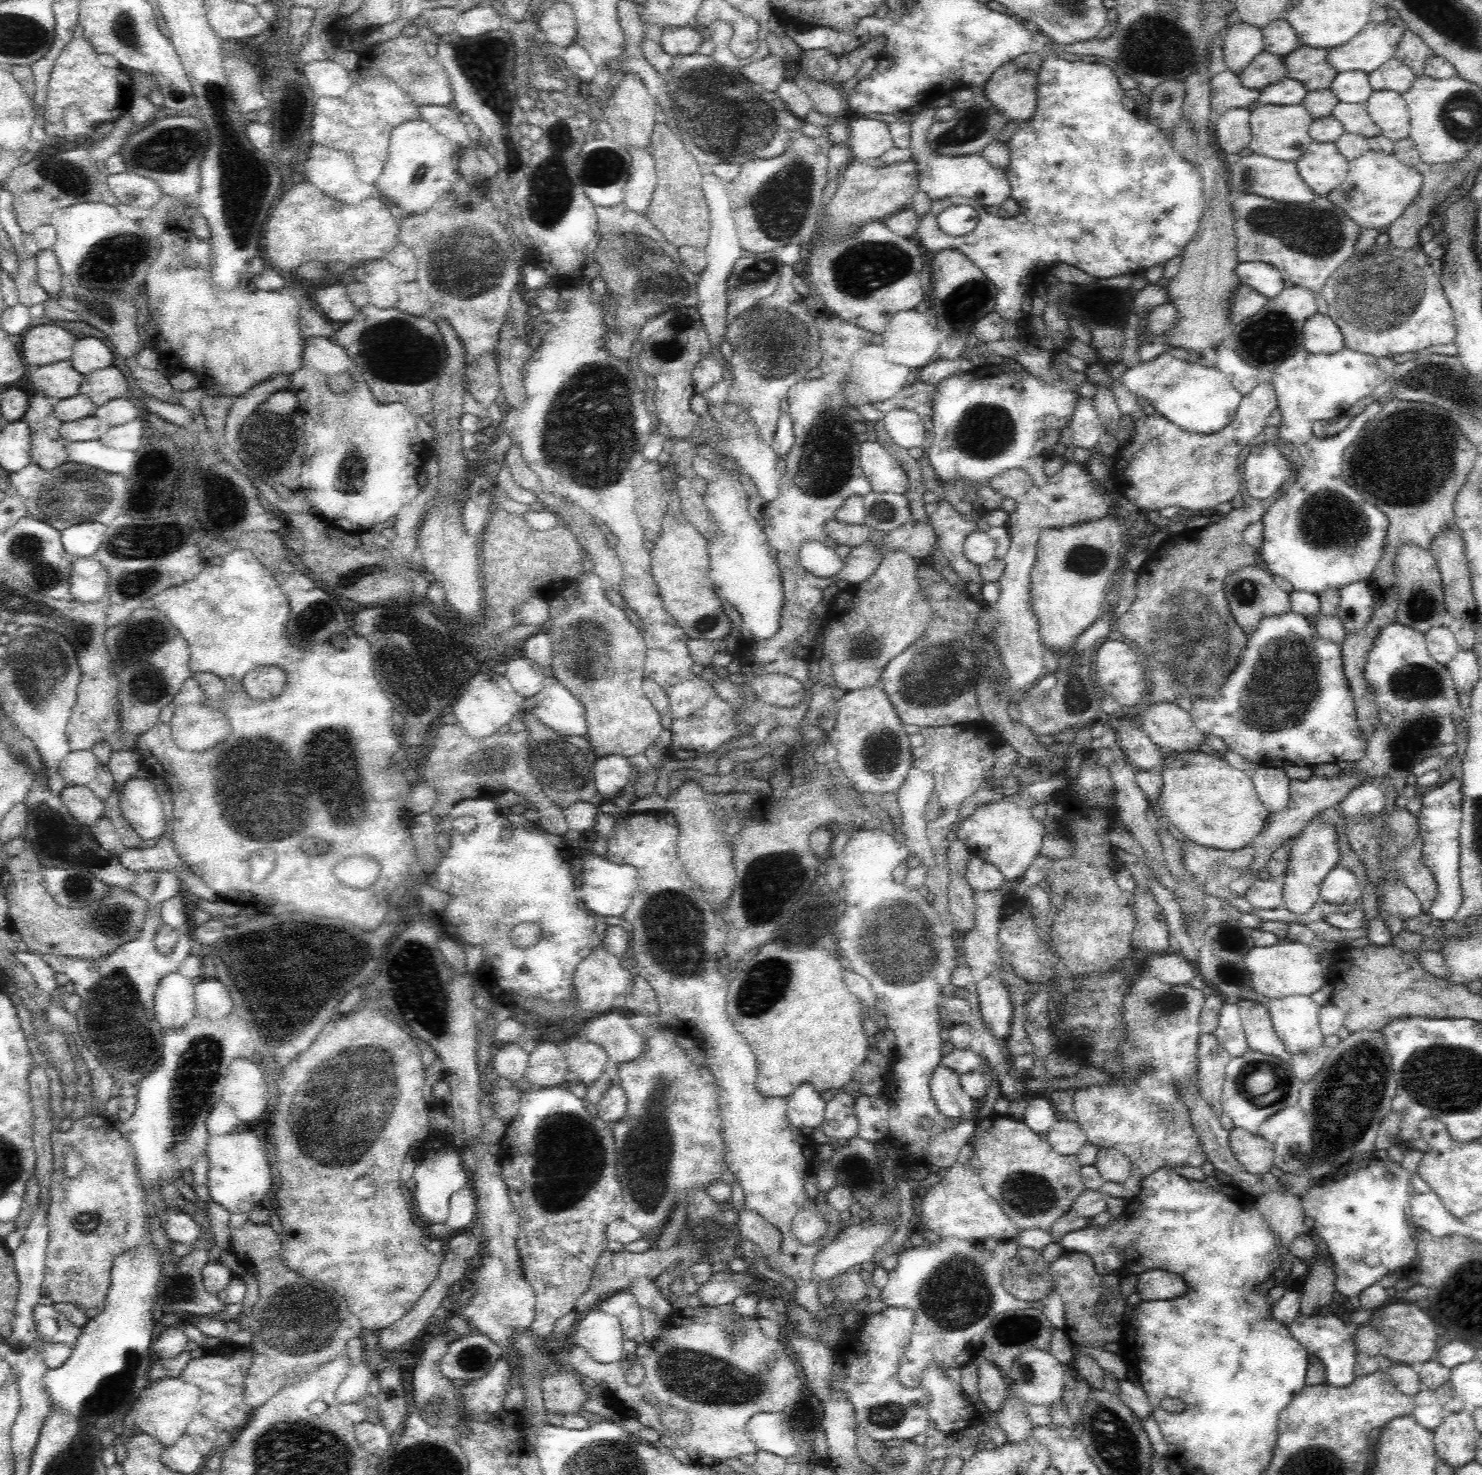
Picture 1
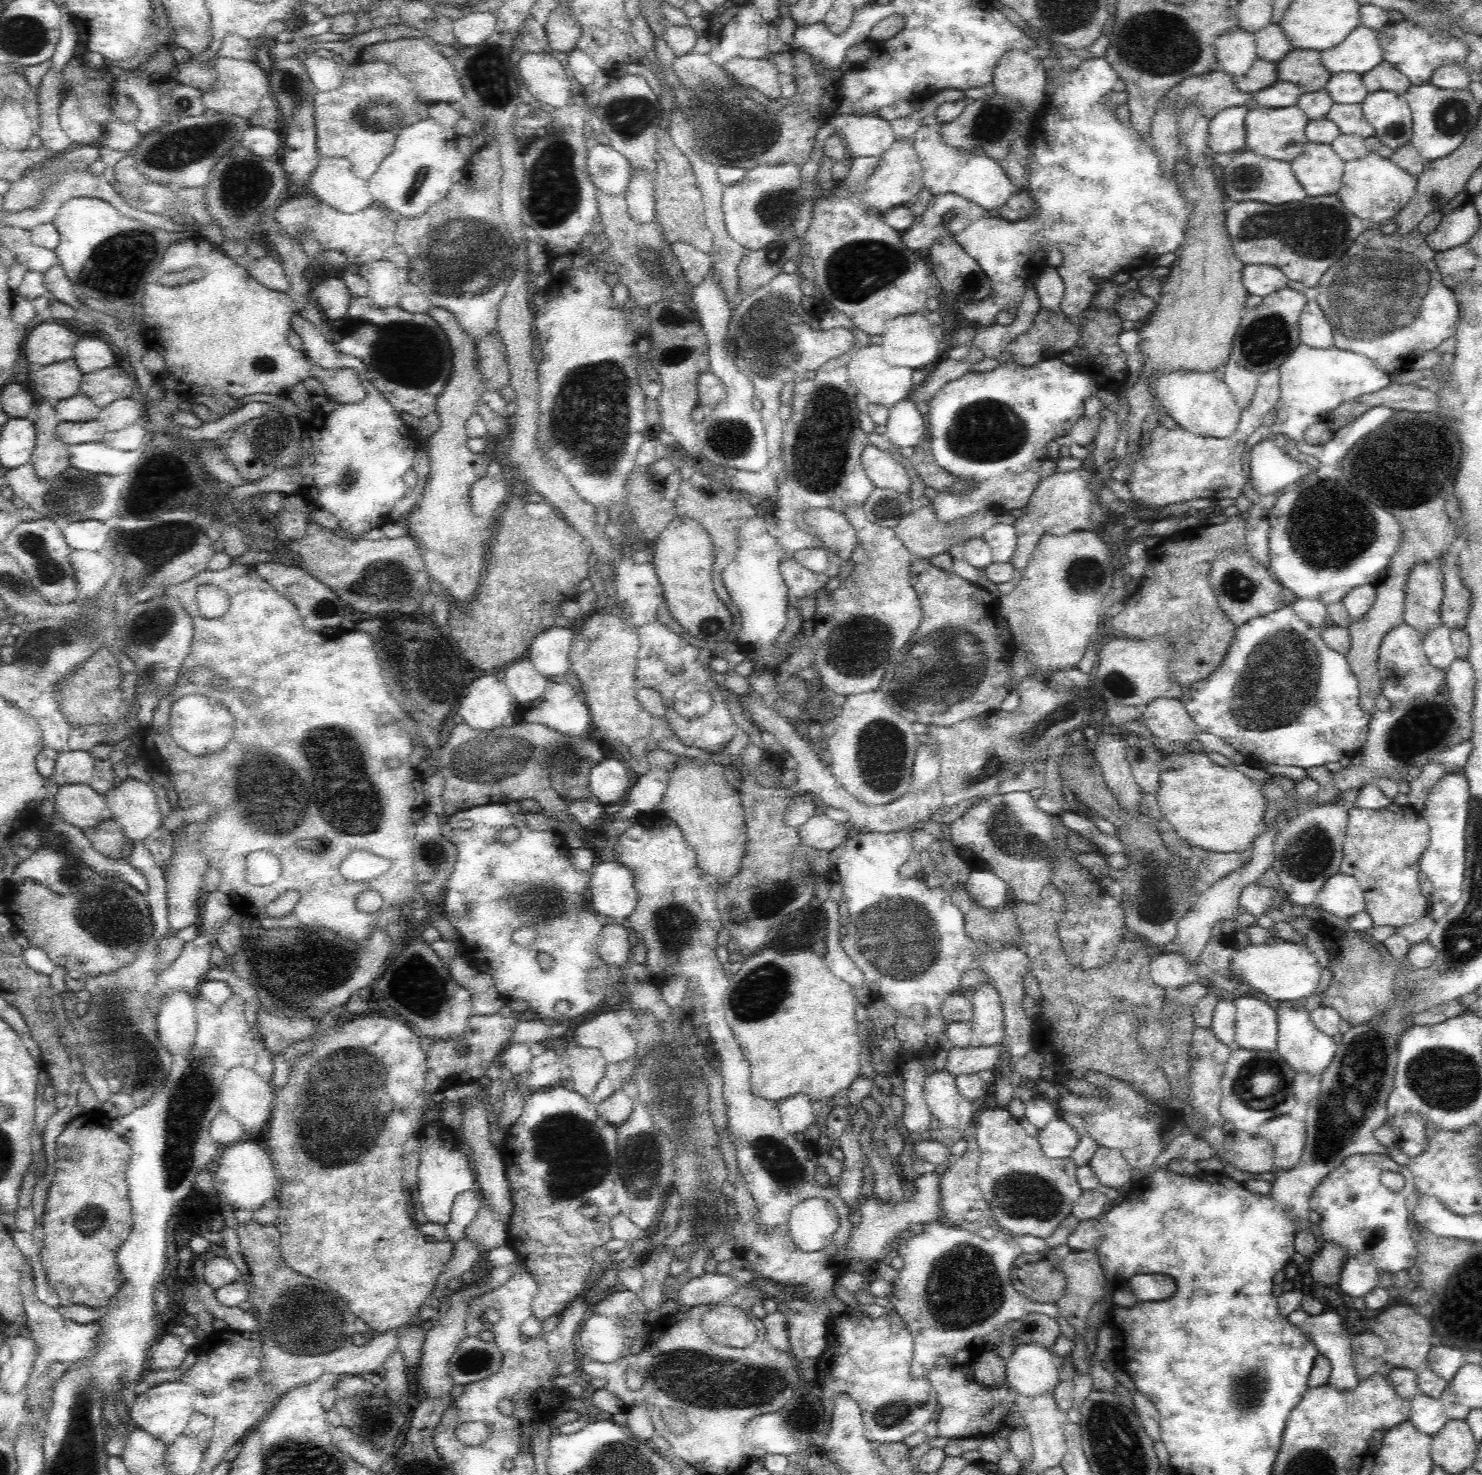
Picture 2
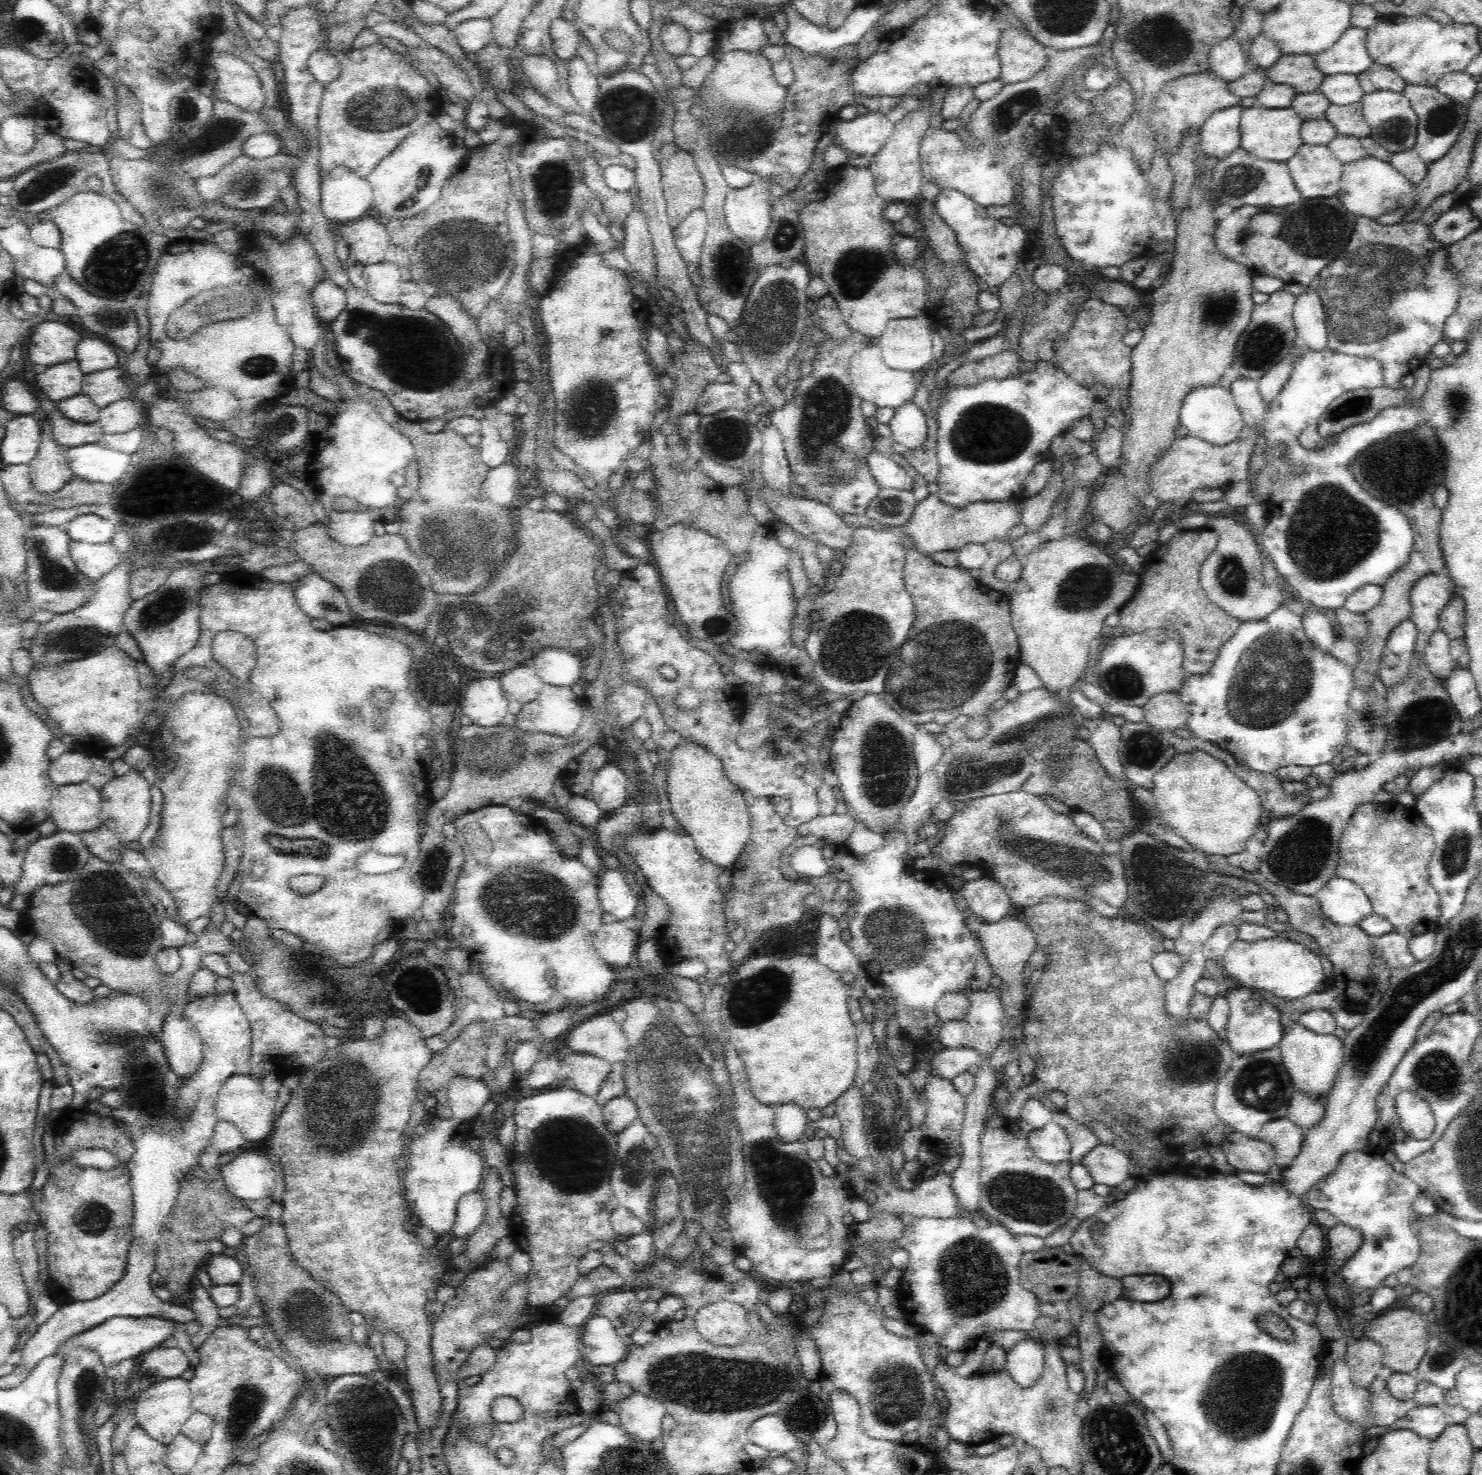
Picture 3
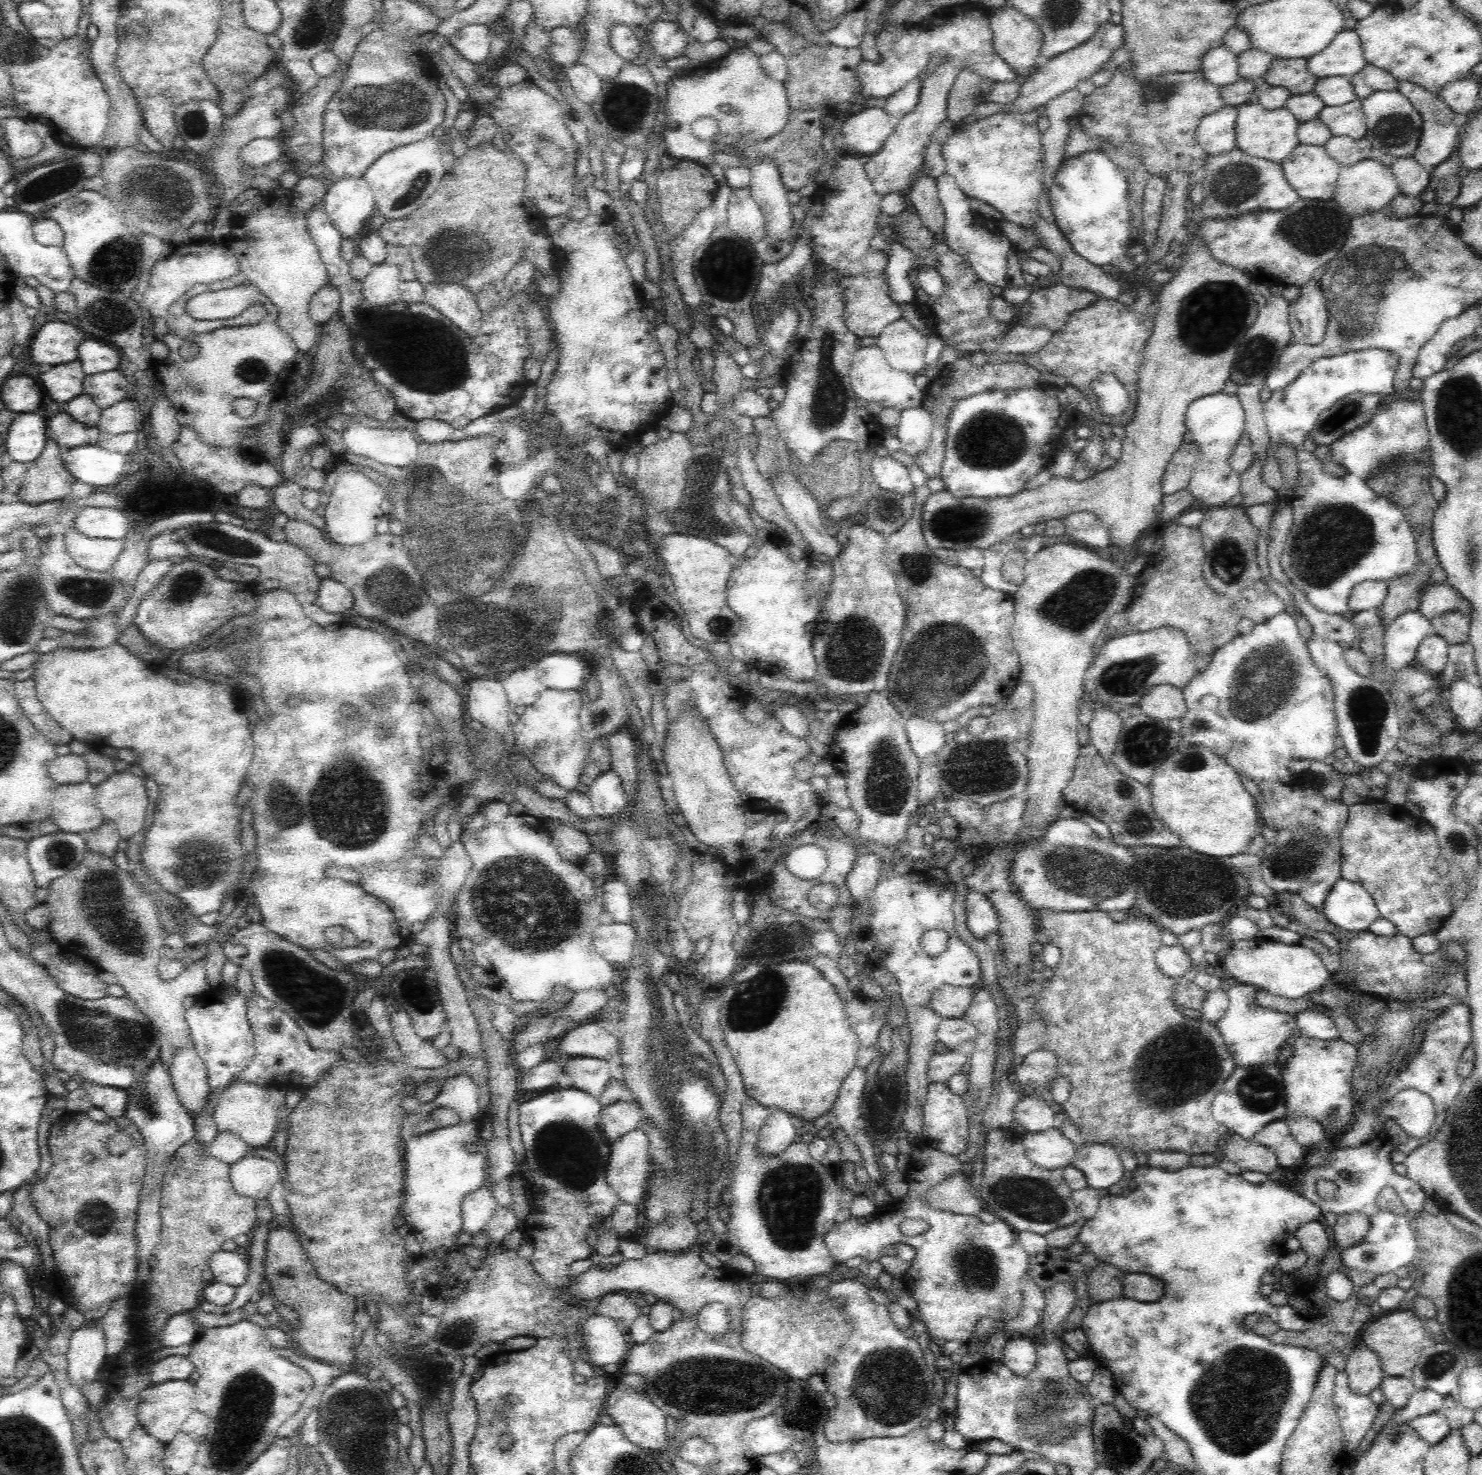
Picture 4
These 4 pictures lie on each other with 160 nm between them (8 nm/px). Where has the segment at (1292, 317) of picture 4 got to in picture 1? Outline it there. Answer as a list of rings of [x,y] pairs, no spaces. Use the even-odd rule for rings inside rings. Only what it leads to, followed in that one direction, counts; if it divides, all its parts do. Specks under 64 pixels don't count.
[[[1314,313],[1303,326],[1304,348],[1314,354],[1332,354],[1345,347],[1343,334],[1329,314]]]

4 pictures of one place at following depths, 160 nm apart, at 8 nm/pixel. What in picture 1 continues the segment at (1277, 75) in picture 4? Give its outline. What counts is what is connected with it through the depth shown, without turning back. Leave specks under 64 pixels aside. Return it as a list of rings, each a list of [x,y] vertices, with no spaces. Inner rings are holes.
[[[1305,45],[1284,57],[1287,78],[1302,82],[1308,91],[1331,88],[1339,74],[1328,63],[1328,50]]]

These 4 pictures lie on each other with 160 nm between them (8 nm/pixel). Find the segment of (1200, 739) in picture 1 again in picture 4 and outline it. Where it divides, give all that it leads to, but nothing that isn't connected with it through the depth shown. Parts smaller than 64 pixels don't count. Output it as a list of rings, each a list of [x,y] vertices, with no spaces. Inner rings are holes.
[[[1170,684],[1153,686],[1142,695],[1138,705],[1150,718],[1167,721],[1181,719],[1187,709],[1183,689]]]

